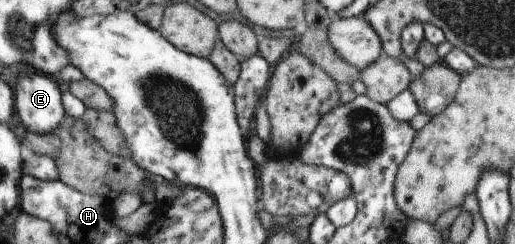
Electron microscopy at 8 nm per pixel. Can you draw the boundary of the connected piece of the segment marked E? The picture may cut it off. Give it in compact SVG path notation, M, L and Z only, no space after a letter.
M32 70L17 78L16 111L27 132L56 134L69 116L61 88L49 75Z

